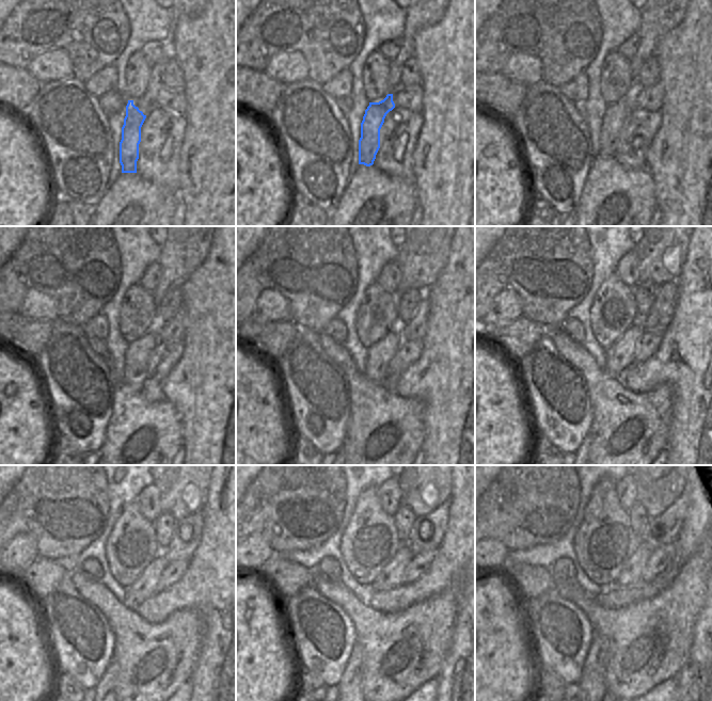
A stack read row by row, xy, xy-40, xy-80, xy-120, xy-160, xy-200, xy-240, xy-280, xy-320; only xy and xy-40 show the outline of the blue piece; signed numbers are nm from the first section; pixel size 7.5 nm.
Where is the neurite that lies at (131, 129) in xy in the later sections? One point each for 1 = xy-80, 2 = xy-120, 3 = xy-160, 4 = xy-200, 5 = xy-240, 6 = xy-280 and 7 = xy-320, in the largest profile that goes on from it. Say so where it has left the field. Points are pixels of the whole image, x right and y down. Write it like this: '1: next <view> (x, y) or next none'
1: next xy-80 (616, 113)
2: next xy-120 (136, 360)
3: next xy-160 (379, 355)
4: next xy-200 (619, 355)
5: next xy-240 (145, 586)
6: next xy-280 (390, 577)
7: next xy-320 (631, 572)

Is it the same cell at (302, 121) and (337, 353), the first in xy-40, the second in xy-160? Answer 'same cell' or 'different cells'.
different cells

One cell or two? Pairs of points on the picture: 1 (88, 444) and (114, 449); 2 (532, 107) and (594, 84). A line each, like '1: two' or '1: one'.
1: two
2: two

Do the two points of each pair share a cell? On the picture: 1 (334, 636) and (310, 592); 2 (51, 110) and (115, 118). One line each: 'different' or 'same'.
1: same
2: different

